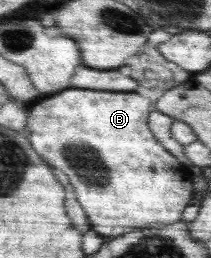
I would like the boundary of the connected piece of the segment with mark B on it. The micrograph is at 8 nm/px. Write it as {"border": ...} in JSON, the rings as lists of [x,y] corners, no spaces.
{"border":[[[71,88],[27,108],[29,117],[26,125],[31,132],[31,146],[43,159],[51,162],[51,166],[68,176],[77,192],[77,202],[91,222],[90,229],[101,234],[104,240],[155,224],[173,224],[180,220],[181,211],[192,202],[195,173],[167,152],[147,128],[151,112],[149,104],[151,102],[136,91],[103,92]]]}

